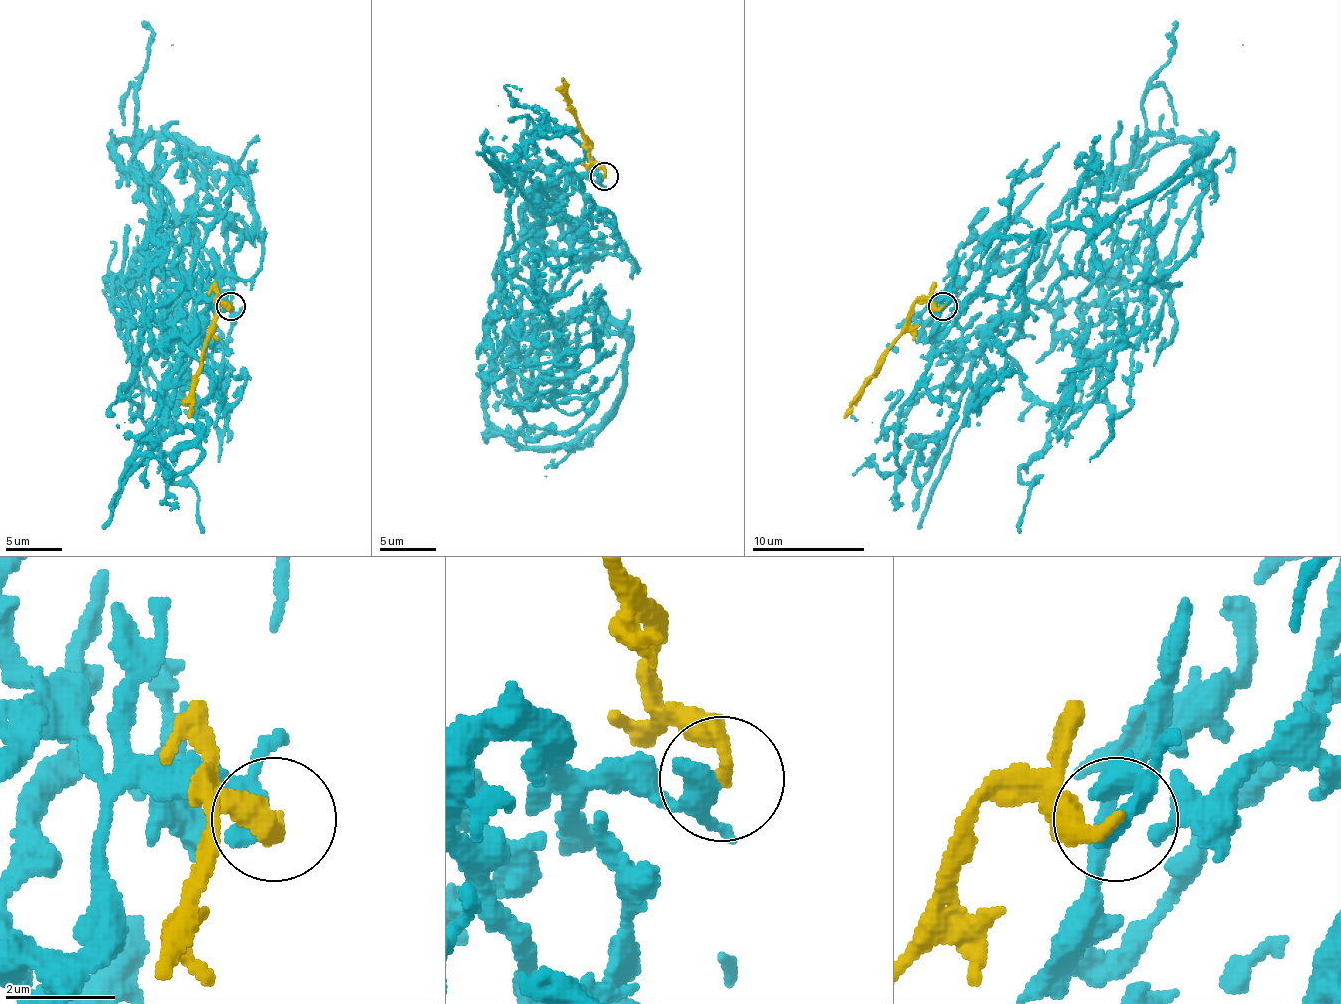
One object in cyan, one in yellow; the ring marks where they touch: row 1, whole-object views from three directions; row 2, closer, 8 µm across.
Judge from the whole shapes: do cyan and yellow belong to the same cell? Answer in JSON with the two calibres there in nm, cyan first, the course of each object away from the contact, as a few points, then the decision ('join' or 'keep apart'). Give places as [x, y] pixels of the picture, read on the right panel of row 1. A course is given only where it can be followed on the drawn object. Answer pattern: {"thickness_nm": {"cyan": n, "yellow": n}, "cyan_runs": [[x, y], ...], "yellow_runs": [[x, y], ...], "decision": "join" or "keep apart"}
{"thickness_nm": {"cyan": 320, "yellow": 280}, "cyan_runs": [[943, 307], [960, 383], [1068, 273], [1158, 279], [1204, 180], [1164, 284], [1116, 219], [1076, 279]], "yellow_runs": [[943, 307], [918, 304], [909, 327], [844, 417]], "decision": "join"}

